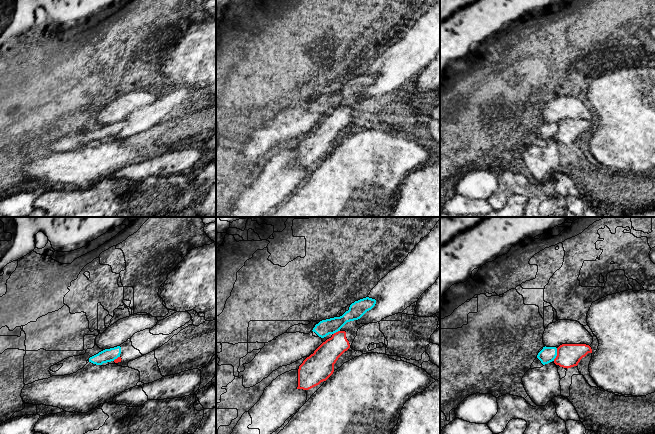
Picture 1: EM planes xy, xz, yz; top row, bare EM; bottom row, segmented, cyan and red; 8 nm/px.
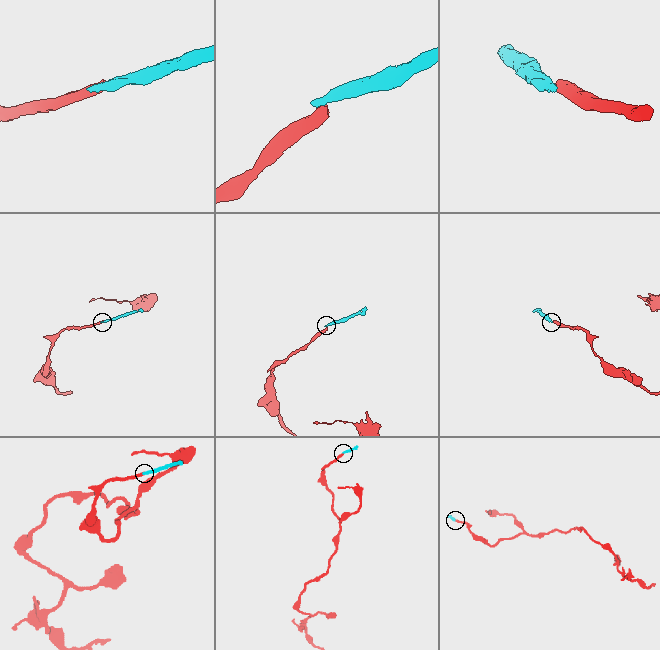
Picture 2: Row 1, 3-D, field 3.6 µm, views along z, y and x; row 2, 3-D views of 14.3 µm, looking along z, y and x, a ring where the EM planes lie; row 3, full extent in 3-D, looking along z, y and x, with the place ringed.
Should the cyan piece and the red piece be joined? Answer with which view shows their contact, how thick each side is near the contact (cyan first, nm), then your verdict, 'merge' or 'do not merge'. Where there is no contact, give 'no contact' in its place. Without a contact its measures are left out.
meets cyan in yz; 120 nm thick on the cyan side, 190 nm on the other; do not merge

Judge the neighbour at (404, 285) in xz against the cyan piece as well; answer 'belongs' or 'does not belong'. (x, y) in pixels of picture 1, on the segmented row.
does not belong

